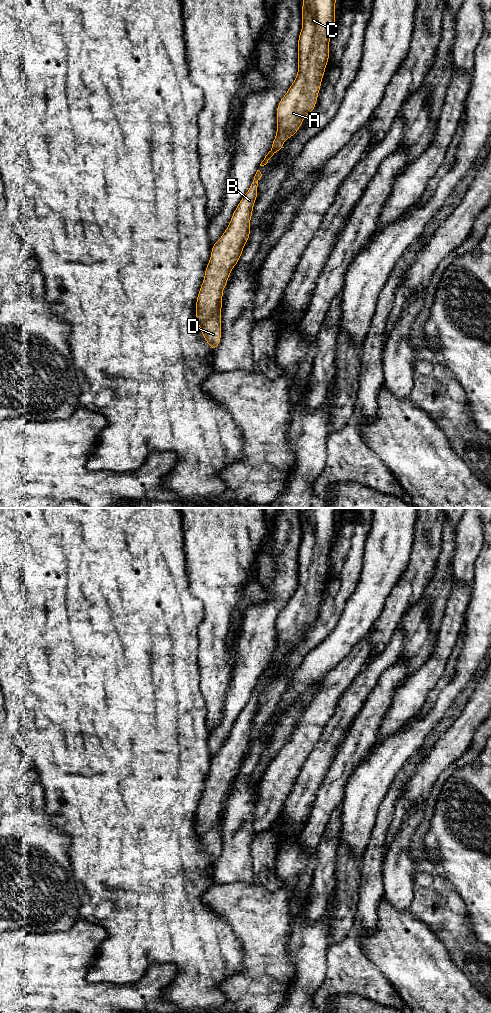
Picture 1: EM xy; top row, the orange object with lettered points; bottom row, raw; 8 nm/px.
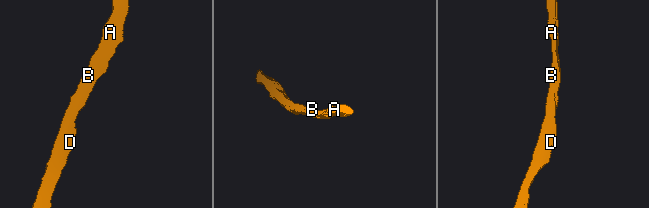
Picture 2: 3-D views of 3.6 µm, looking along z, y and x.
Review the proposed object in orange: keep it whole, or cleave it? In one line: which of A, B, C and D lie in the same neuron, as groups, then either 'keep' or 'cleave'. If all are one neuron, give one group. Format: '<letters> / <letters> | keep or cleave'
A B C D | keep

